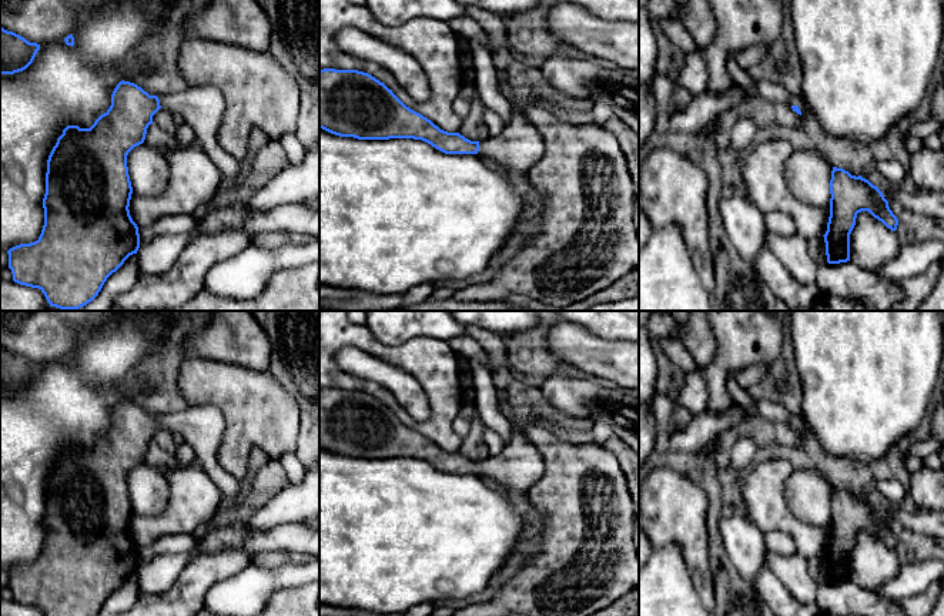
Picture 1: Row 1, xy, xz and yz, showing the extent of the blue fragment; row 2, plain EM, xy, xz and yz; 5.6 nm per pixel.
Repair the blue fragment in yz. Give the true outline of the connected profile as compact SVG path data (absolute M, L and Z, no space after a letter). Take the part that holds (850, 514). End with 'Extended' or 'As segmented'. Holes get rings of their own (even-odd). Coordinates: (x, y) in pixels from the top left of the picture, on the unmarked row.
M833 486L830 513L830 536L823 555L828 583L850 580L850 553L858 532L868 530L891 550L897 549L898 539L890 529L888 520L878 506L861 495L856 496Z. As segmented

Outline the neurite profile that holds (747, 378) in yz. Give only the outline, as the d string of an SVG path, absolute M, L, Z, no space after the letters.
M754 364L749 368L740 369L736 374L736 379L739 385L744 389L750 389L756 386L767 374L767 366L763 364Z

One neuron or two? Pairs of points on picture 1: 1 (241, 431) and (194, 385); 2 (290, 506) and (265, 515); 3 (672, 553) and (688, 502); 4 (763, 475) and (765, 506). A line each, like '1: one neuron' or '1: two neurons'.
1: one neuron
2: one neuron
3: two neurons
4: one neuron

